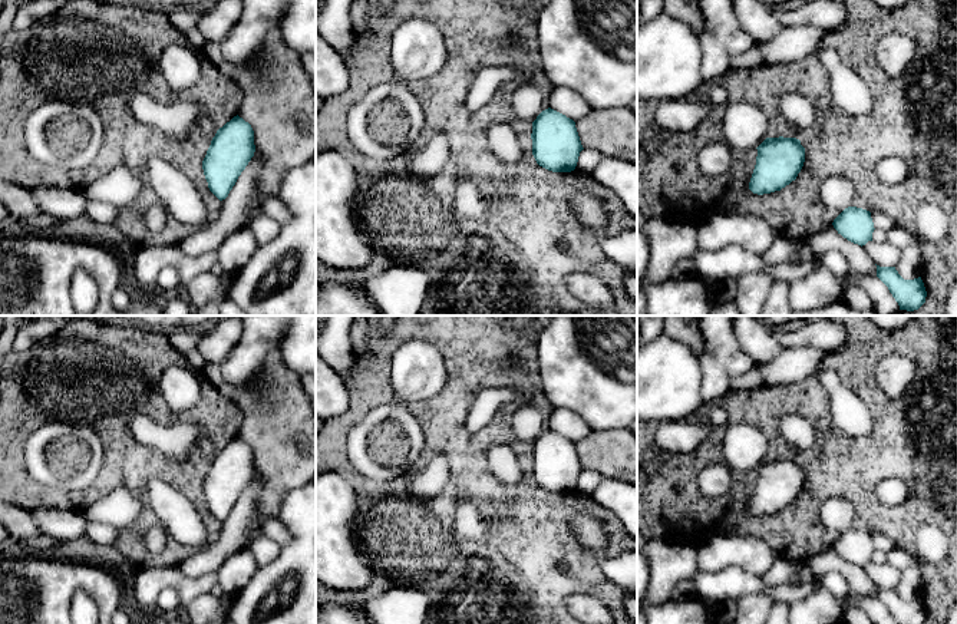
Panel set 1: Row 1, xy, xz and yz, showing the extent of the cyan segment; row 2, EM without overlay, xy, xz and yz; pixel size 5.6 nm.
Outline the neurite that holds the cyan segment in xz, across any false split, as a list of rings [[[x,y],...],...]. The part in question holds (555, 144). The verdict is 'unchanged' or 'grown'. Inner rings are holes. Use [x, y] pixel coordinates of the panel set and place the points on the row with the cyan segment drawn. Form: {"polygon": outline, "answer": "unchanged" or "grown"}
{"polygon": [[[551,108],[532,122],[531,139],[537,164],[552,172],[574,171],[584,149],[575,122]]], "answer": "unchanged"}

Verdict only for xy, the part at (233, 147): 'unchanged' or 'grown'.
unchanged

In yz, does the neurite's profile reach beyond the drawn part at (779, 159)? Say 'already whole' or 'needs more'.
already whole

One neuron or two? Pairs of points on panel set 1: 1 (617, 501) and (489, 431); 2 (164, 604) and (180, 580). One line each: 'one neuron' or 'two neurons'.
1: two neurons
2: two neurons

